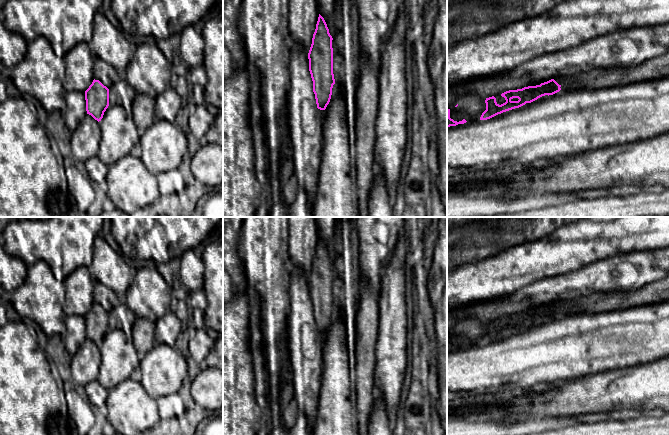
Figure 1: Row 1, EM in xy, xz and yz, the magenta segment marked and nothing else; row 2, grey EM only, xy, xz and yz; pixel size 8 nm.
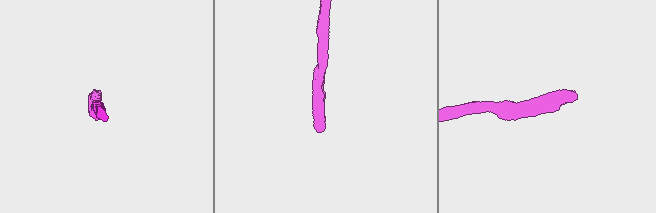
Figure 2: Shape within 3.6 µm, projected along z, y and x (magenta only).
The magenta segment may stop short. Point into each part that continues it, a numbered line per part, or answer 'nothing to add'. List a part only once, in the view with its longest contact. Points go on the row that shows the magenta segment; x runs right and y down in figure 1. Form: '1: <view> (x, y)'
1: yz (656, 68)

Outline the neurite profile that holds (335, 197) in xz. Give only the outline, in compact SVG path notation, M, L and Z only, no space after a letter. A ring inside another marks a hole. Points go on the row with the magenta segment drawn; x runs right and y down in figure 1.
M338 83L326 107L318 134L323 143L313 217L358 217L357 196L350 178L346 104Z

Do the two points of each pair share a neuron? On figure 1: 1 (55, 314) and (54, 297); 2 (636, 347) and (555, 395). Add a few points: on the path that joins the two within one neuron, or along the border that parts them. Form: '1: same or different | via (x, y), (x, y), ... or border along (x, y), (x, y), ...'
1: same | via (54, 310), (54, 301)
2: different | border along (612, 369), (569, 378), (566, 381)

